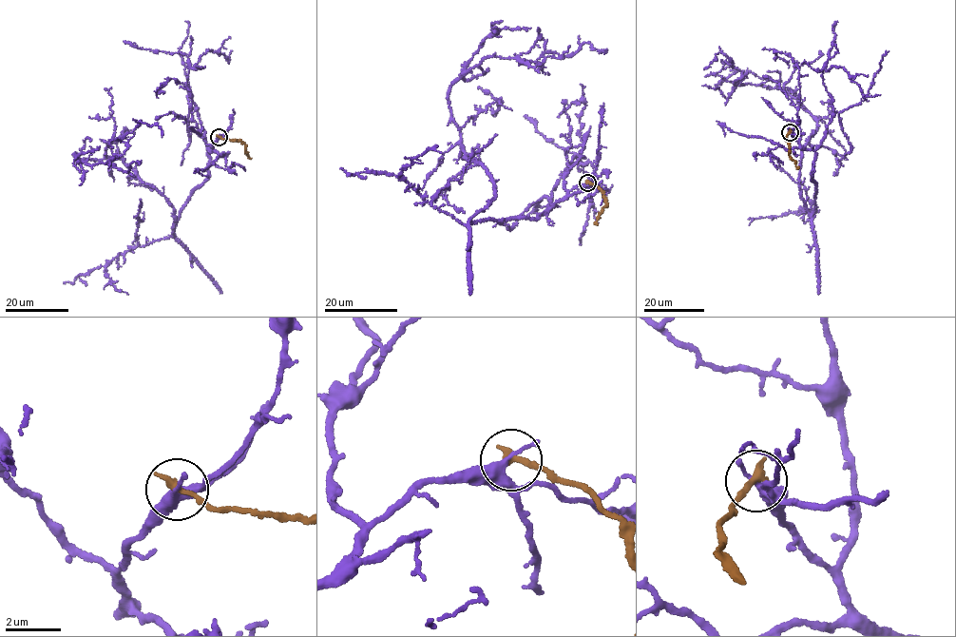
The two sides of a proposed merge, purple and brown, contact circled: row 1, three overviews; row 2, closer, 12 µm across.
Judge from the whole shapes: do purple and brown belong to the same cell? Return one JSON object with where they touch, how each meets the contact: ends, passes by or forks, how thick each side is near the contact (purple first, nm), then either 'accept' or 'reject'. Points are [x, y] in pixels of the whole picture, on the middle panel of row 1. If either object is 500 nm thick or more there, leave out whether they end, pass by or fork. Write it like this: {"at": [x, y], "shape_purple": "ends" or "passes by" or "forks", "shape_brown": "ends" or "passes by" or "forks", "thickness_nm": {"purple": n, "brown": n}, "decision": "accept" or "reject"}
{"at": [587, 183], "shape_purple": "ends", "shape_brown": "ends", "thickness_nm": {"purple": 400, "brown": 300}, "decision": "reject"}

